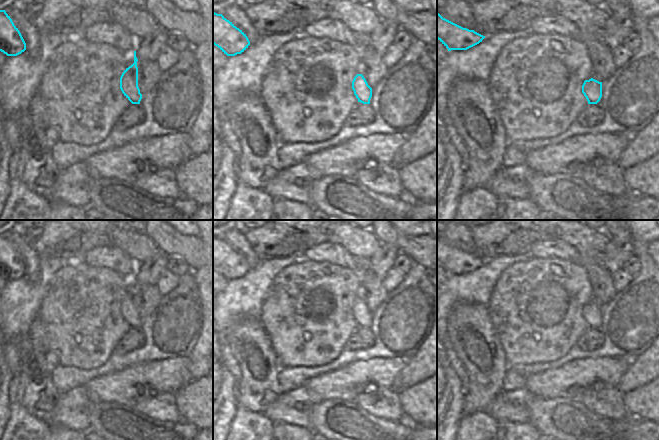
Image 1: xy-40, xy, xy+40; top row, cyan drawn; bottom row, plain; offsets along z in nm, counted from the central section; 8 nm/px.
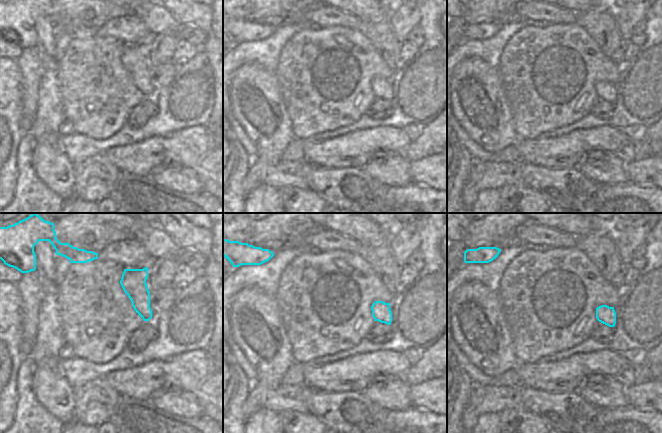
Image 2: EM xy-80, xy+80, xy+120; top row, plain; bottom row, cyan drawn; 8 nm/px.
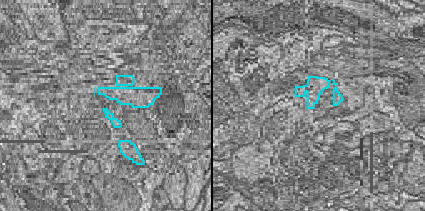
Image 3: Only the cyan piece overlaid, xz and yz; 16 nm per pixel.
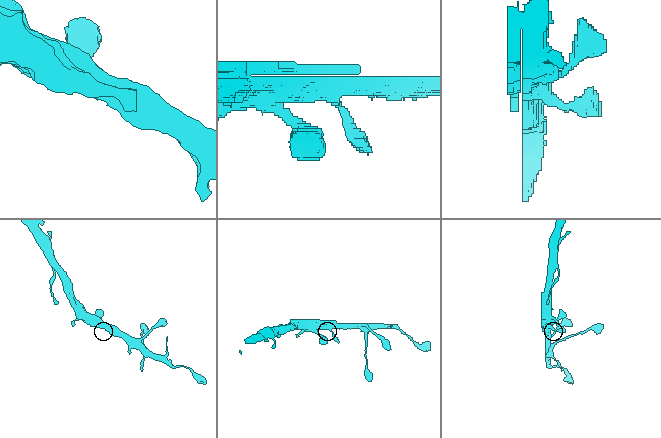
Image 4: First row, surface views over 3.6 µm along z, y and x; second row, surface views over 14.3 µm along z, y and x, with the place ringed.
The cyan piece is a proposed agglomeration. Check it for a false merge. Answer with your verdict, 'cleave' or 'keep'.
keep

